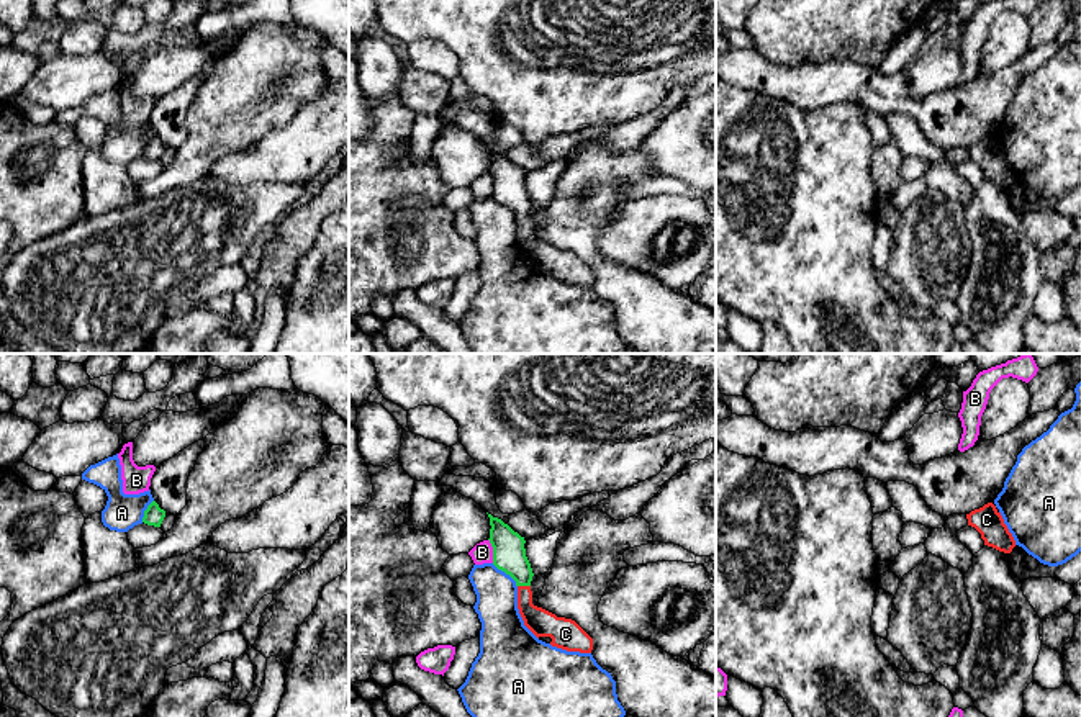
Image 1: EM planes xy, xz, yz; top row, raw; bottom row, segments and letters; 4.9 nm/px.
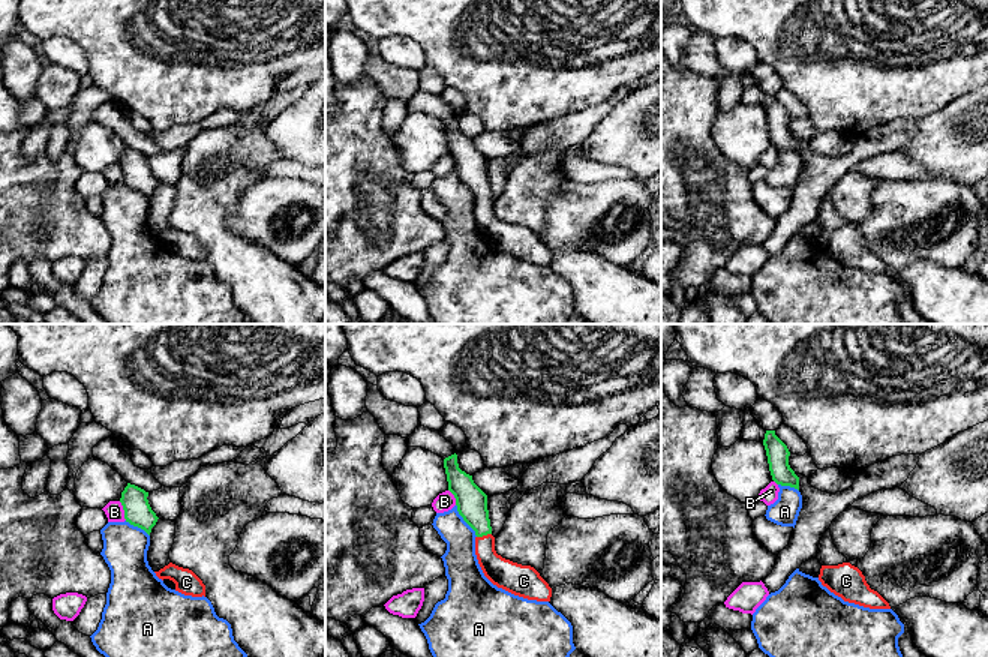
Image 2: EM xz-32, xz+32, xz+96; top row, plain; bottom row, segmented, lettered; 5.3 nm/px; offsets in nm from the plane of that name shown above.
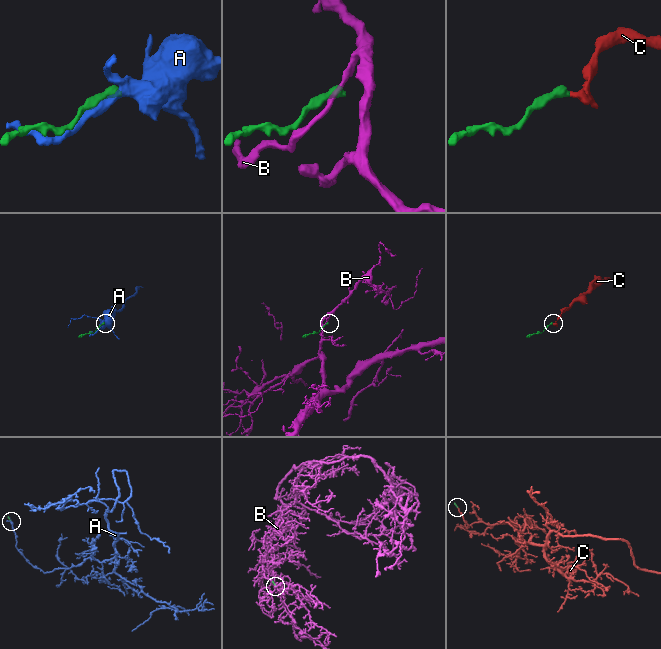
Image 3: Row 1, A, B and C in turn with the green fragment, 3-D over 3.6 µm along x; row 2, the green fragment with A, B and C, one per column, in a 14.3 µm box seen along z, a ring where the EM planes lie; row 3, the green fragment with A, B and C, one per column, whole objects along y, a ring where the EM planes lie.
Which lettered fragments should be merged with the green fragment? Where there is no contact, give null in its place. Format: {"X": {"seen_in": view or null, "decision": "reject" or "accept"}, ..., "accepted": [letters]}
{"A": {"seen_in": "xz", "decision": "reject"}, "B": {"seen_in": "xz", "decision": "reject"}, "C": {"seen_in": "xz", "decision": "accept"}, "accepted": ["C"]}

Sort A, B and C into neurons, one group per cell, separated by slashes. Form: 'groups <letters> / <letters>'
groups A / B / C

